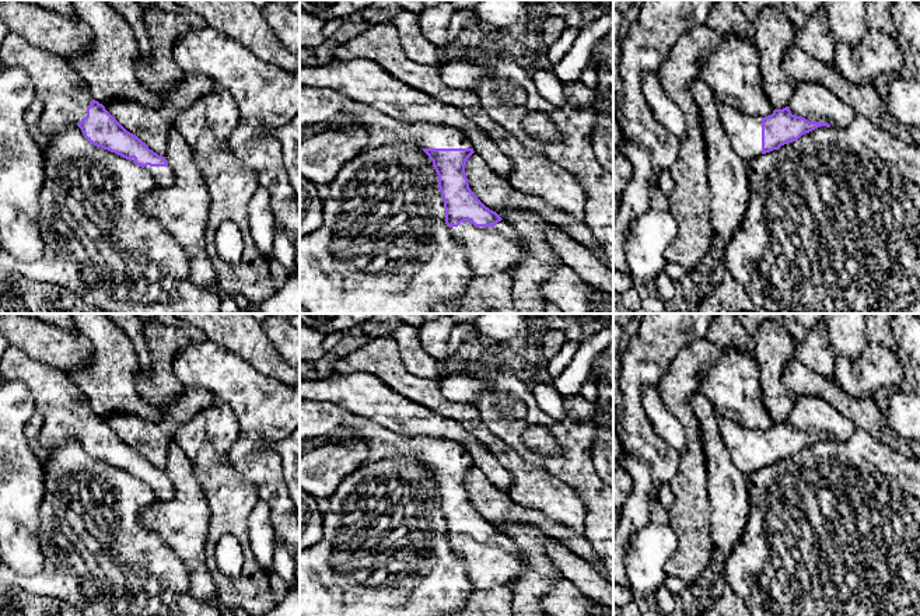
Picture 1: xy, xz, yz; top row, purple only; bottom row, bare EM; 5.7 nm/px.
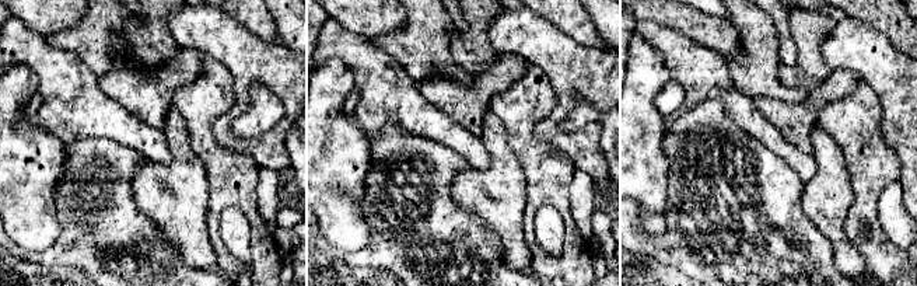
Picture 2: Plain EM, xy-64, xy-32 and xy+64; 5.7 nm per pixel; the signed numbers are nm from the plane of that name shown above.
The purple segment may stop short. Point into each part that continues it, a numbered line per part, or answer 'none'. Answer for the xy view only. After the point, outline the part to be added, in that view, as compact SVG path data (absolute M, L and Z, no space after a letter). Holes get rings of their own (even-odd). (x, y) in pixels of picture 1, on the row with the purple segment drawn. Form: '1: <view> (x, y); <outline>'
1: xy (65, 95); M8 31L1 43L0 67L21 67L29 74L35 97L43 104L34 129L42 143L52 141L63 127L77 126L87 116L94 97L66 57L36 48Z

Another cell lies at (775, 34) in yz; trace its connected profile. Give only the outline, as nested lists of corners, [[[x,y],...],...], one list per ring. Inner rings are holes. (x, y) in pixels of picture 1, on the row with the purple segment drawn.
[[[765,7],[752,21],[759,52],[762,88],[774,109],[788,106],[797,81],[783,71],[786,52],[794,46],[797,27],[779,10]]]

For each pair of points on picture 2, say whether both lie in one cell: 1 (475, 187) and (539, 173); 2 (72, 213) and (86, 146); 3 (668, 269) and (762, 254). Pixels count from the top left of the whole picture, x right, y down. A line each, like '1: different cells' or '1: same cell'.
1: different cells
2: same cell
3: same cell

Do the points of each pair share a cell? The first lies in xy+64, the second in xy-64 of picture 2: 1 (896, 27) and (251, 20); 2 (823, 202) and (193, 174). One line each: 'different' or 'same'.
1: same
2: same

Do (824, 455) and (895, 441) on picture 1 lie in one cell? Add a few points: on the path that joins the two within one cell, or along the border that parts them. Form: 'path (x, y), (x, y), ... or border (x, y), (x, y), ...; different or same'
border (857, 427), (905, 457); different

